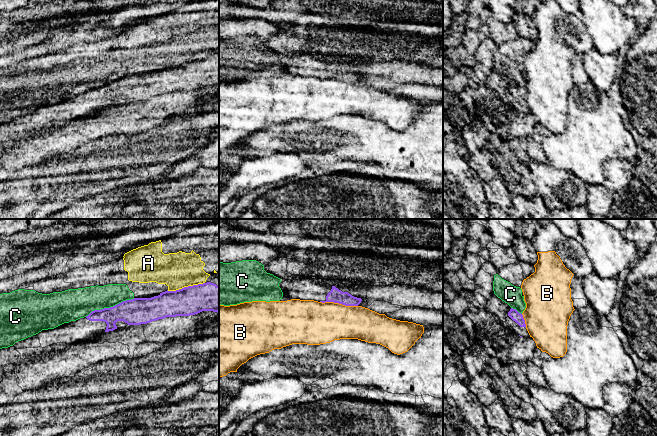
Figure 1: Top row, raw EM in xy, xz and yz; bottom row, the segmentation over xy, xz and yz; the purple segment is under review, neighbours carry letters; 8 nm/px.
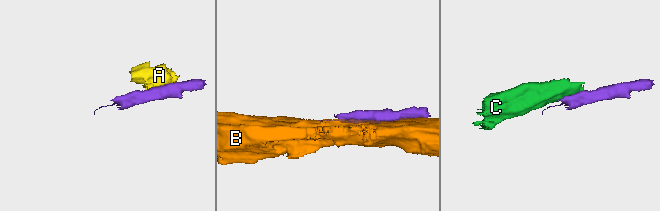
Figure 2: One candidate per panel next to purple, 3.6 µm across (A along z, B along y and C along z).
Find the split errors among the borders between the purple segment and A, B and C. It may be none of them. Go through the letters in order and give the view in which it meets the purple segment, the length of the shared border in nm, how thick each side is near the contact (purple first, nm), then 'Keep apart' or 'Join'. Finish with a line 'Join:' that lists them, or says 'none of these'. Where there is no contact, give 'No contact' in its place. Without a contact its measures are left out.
A: Touches purple in xy. Shared border 320 nm. Thickness 240 nm (purple) against 280 nm. Keep apart
B: Touches purple in xz. Shared border 300 nm. Thickness 110 nm (purple) against 340 nm. Keep apart
C: Touches purple in xy. Shared border 420 nm. Thickness 220 nm (purple) against 220 nm. Keep apart
Join: none of these

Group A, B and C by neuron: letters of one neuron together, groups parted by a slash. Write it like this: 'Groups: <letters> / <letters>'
Groups: A C / B

